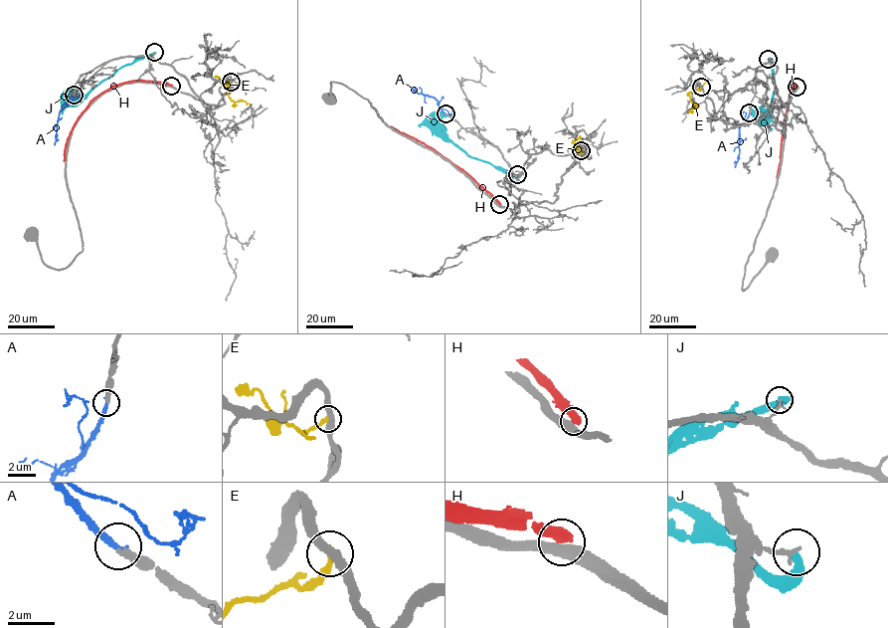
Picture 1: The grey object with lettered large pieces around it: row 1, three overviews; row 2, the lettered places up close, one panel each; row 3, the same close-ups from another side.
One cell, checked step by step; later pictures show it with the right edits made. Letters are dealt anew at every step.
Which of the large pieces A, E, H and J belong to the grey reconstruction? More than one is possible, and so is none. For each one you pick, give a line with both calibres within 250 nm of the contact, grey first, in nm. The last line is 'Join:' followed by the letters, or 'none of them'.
A: calibres 240 and 240 nm
Join: A

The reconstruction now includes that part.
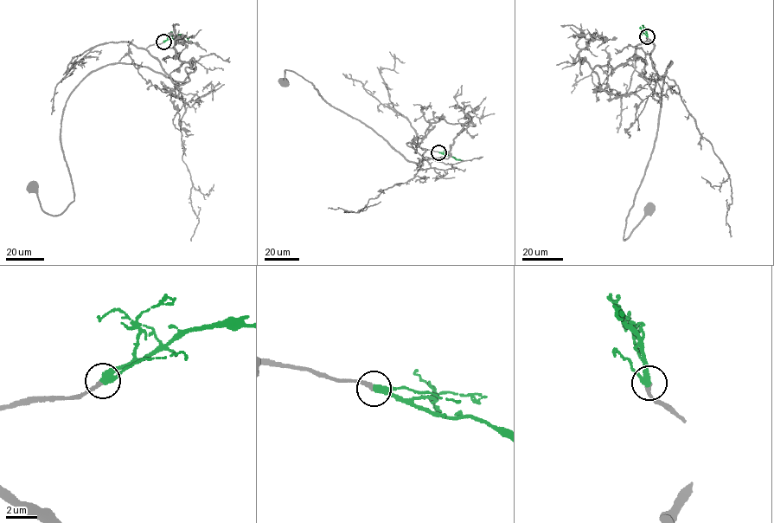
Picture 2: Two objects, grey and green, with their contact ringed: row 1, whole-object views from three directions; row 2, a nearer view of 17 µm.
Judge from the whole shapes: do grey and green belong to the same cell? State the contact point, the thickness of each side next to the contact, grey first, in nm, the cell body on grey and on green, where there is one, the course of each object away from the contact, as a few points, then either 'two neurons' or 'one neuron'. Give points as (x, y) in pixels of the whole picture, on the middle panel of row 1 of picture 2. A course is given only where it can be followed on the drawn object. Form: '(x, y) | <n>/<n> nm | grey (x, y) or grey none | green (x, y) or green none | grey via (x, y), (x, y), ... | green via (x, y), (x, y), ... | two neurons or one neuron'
(438, 152) | 260/360 nm | grey (284, 82) | green none | grey via (438, 152), (422, 149), (418, 166), (326, 103), (296, 73), (284, 71), (284, 82) | green via (438, 152), (459, 159) | one neuron

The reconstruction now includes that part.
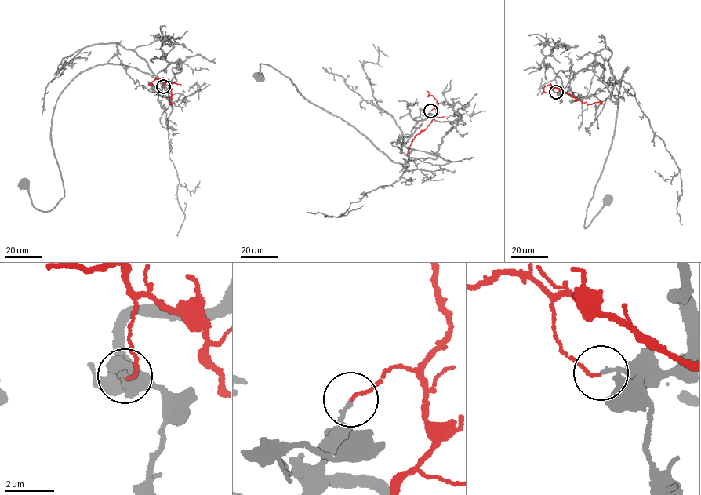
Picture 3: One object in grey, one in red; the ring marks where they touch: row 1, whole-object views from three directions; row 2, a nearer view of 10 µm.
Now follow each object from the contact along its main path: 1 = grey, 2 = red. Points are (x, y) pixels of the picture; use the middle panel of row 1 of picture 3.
1: (430, 111), (428, 116), (452, 127), (434, 159), (404, 167), (305, 99), (271, 67), (260, 64), (259, 77)
2: (430, 111), (435, 109), (436, 114), (426, 128), (415, 136), (407, 156)

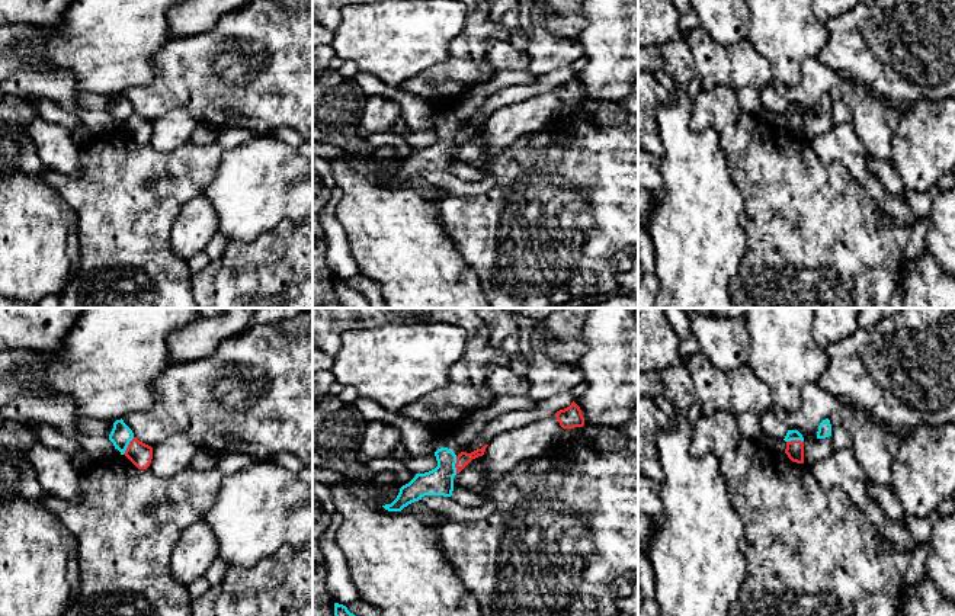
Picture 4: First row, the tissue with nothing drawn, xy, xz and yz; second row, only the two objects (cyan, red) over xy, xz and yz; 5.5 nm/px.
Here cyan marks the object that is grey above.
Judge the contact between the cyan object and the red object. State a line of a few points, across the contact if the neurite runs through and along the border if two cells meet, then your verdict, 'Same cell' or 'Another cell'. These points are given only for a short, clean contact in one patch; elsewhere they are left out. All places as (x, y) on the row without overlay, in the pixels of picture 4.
Line: xy (134, 112), (122, 128). Another cell

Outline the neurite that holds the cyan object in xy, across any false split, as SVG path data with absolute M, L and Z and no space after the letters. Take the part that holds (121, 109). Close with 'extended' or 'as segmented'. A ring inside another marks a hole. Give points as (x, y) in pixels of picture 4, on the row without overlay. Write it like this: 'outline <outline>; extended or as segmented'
outline M122 93L116 94L109 109L109 115L113 118L115 123L118 123L121 129L124 129L132 113L132 105L124 97Z; as segmented

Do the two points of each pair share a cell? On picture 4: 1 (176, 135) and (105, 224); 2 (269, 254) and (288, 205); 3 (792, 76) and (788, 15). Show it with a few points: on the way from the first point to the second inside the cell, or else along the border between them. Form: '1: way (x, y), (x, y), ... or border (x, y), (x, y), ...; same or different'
1: border (188, 141), (169, 150), (156, 150), (148, 144); different
2: border (297, 221), (282, 221), (272, 230), (253, 238); different
3: way (787, 61), (787, 29); same

